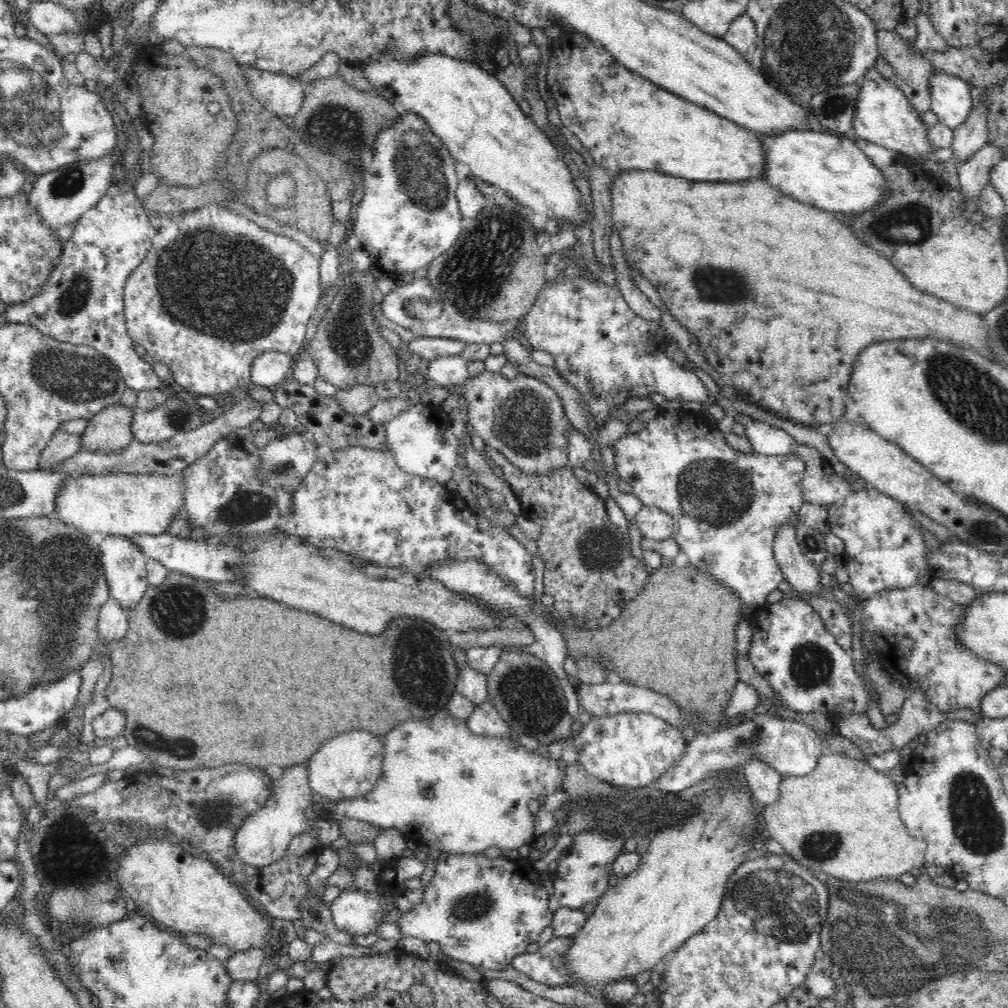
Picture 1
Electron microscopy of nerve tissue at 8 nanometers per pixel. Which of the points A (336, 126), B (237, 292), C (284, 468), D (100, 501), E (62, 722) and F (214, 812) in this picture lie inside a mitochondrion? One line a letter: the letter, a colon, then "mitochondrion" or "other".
A: mitochondrion
B: mitochondrion
C: mitochondrion
D: other
E: other
F: mitochondrion

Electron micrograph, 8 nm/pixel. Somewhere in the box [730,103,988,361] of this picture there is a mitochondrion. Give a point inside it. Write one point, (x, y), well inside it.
(909, 222)

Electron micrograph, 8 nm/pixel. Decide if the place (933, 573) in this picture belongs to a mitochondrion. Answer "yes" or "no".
no

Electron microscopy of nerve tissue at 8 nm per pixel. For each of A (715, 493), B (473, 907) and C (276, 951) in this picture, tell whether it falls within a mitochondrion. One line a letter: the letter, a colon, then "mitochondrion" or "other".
A: mitochondrion
B: mitochondrion
C: other

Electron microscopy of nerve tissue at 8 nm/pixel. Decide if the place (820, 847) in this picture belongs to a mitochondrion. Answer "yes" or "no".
yes

